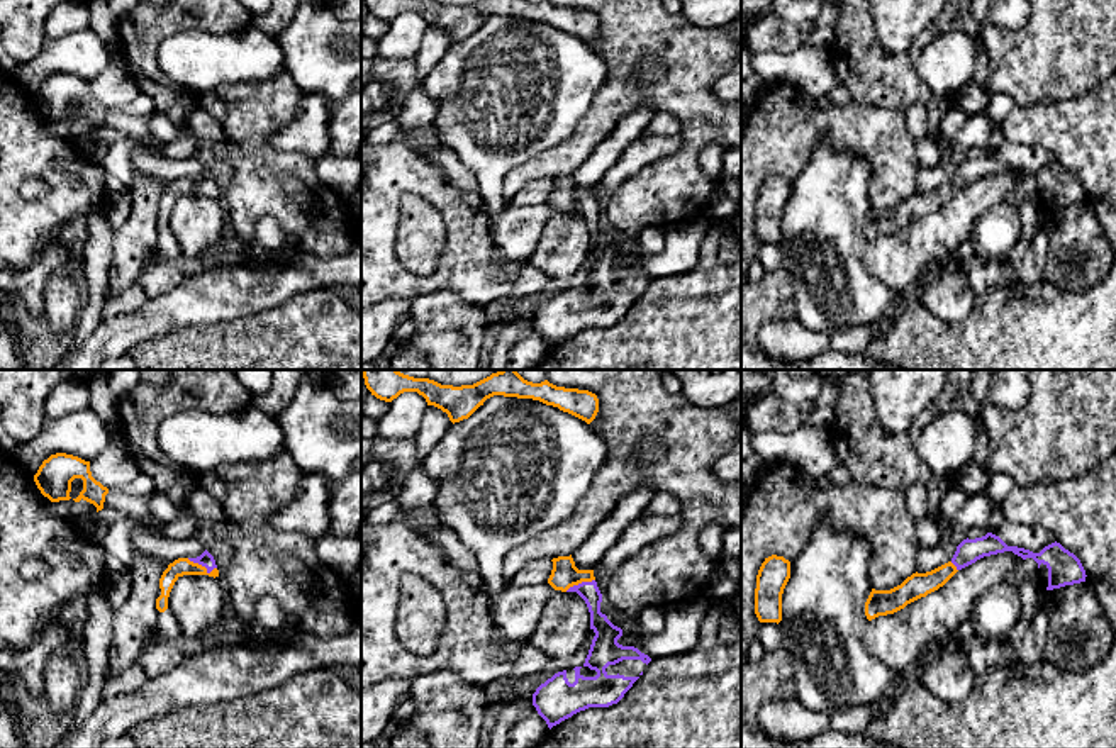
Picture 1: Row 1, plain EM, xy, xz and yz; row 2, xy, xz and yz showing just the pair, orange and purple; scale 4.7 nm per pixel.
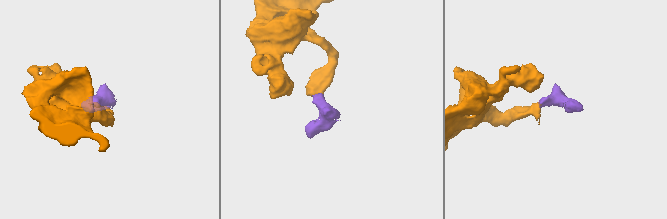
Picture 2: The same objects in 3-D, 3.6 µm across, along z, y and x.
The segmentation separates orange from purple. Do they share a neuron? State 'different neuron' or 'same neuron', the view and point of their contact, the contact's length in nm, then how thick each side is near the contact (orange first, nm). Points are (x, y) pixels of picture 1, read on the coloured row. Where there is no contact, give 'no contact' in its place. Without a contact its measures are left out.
same neuron; contact xy (200, 565); length 150 nm; calibres 90 and 70 nm

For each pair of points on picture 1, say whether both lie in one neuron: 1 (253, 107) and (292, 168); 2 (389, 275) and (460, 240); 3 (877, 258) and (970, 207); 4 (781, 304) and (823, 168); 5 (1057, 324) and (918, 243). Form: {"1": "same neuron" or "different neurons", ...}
{"1": "same neuron", "2": "same neuron", "3": "same neuron", "4": "different neurons", "5": "different neurons"}

